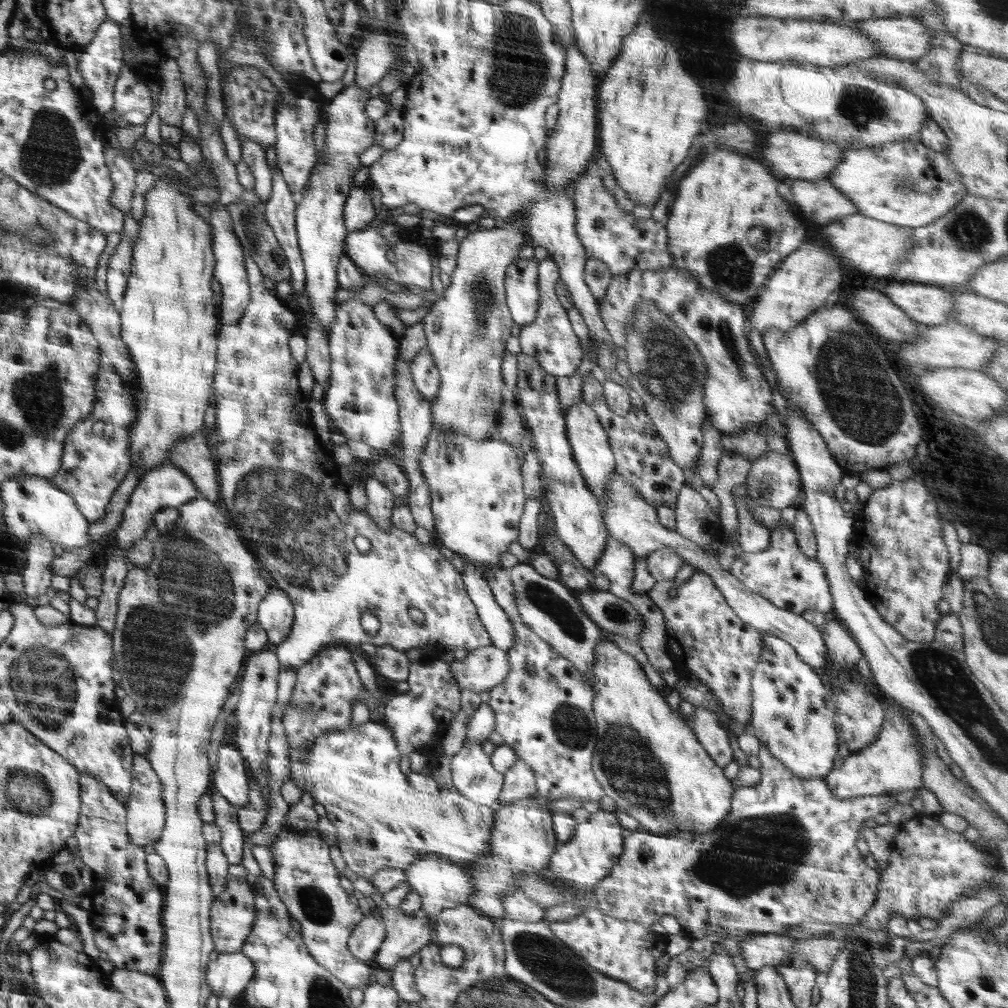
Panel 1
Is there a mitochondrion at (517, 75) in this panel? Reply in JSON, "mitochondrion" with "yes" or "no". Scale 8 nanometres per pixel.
{"mitochondrion":"yes"}

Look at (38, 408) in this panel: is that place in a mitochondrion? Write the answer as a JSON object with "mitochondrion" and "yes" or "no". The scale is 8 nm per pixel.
{"mitochondrion":"yes"}

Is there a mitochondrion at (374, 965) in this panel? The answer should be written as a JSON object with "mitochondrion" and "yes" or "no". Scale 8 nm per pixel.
{"mitochondrion":"no"}

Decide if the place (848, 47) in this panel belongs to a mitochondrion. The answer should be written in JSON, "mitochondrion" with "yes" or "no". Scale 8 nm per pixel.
{"mitochondrion":"no"}

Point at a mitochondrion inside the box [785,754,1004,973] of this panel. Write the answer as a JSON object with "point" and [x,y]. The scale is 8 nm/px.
{"point":[970,941]}

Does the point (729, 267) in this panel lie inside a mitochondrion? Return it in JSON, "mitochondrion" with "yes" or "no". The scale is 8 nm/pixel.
{"mitochondrion":"yes"}

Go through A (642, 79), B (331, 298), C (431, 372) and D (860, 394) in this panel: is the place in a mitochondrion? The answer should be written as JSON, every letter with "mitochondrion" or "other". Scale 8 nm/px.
{"A":"mitochondrion","B":"other","C":"other","D":"mitochondrion"}

